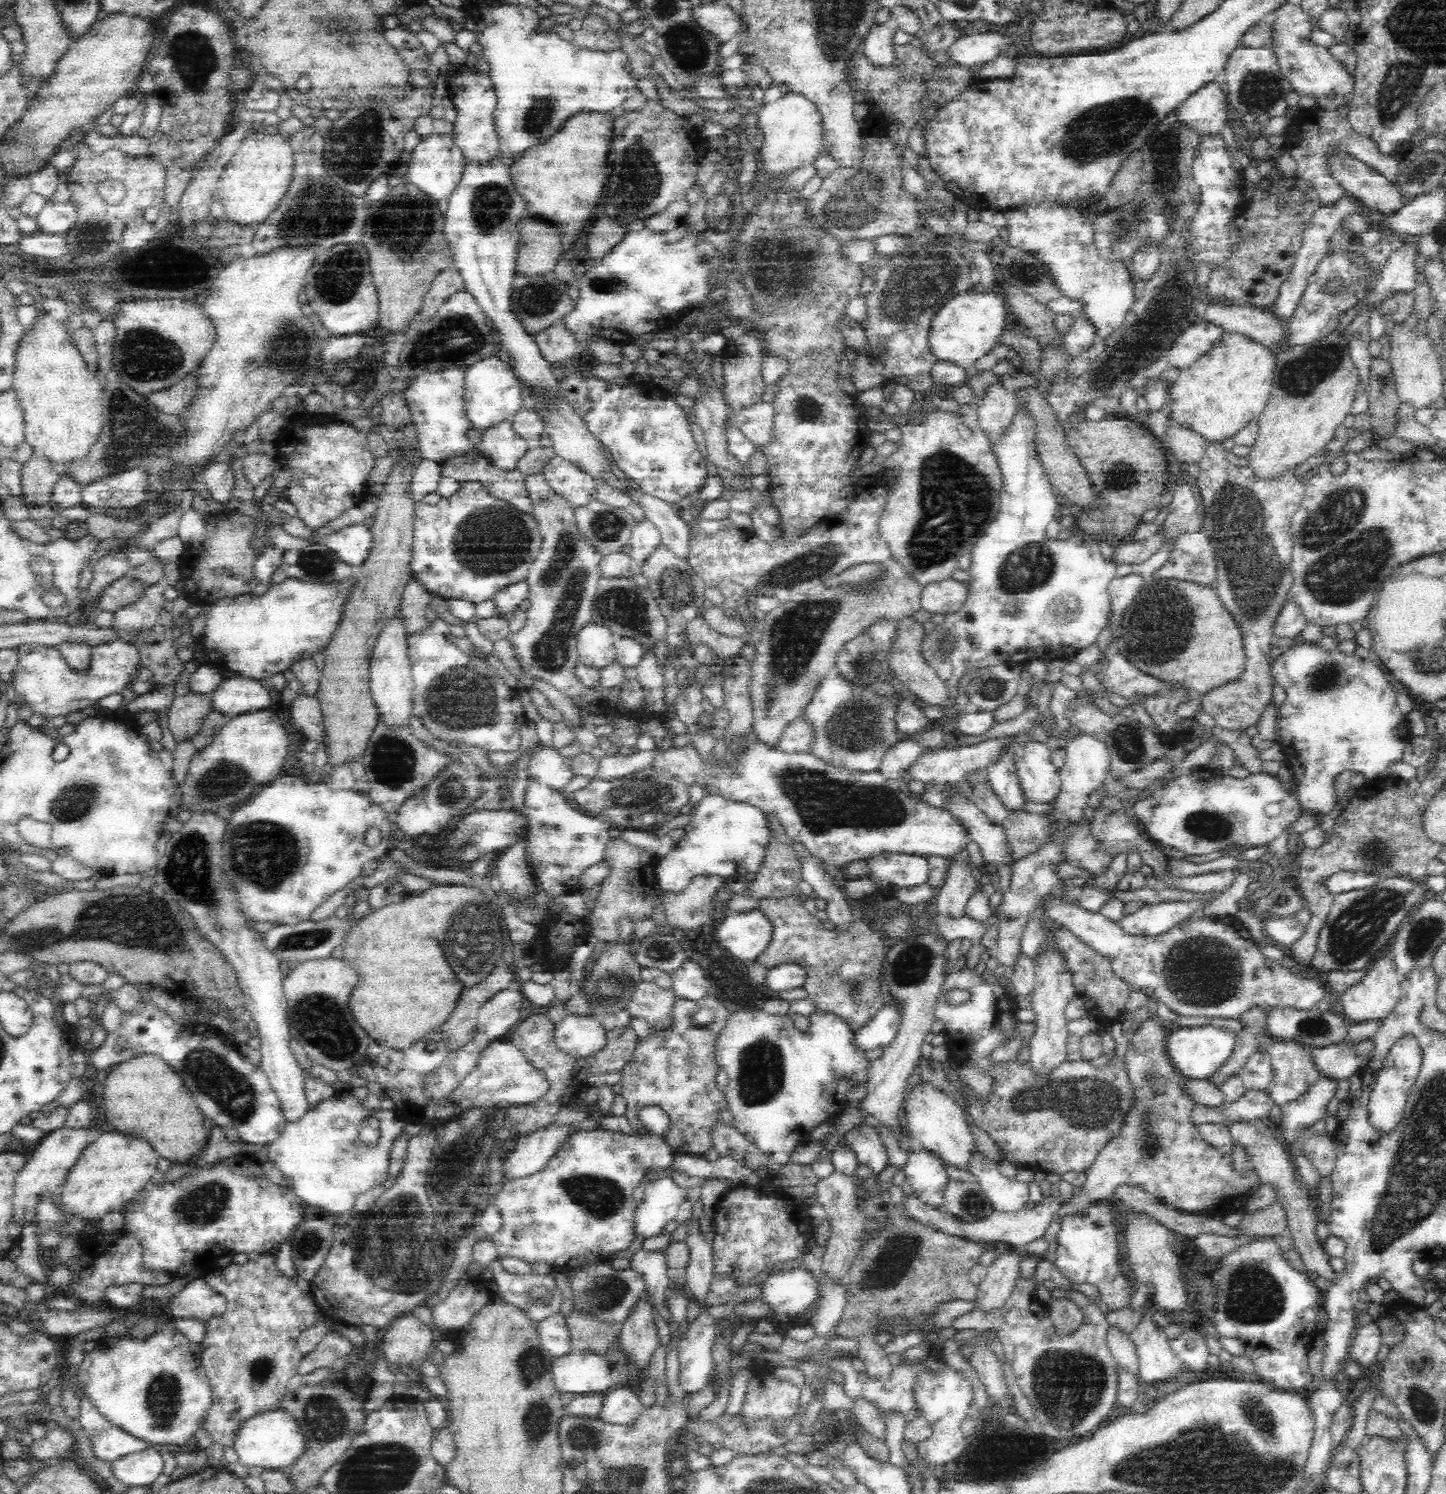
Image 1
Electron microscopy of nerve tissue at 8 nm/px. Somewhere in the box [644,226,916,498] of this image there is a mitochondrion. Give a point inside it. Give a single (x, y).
(785, 263)

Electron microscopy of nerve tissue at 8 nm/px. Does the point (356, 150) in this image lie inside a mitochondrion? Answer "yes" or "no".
yes

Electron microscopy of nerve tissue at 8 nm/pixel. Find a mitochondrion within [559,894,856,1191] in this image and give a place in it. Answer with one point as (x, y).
(760, 1076)

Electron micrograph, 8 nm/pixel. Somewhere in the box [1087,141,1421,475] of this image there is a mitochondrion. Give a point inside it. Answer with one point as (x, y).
(1299, 377)

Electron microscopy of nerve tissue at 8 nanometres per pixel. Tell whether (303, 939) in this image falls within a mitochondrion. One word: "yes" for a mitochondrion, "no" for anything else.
yes

